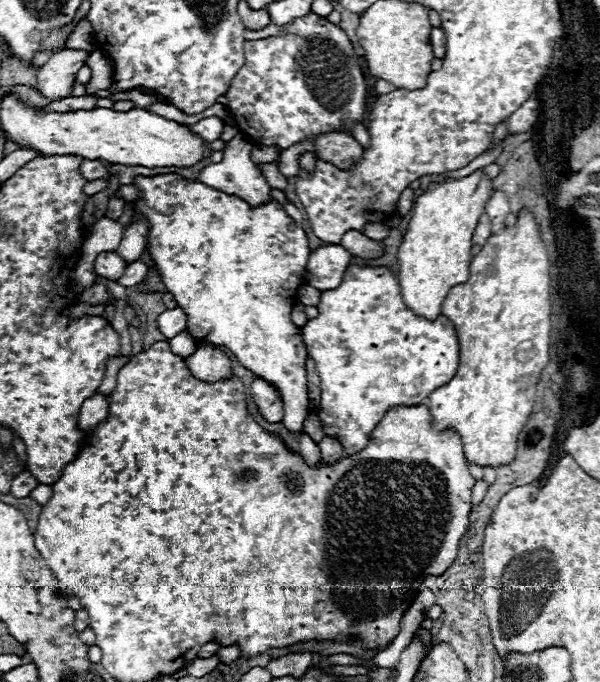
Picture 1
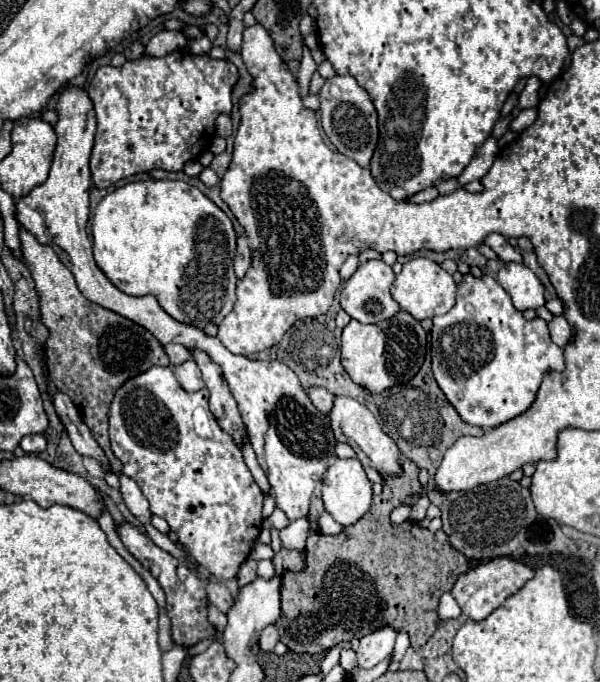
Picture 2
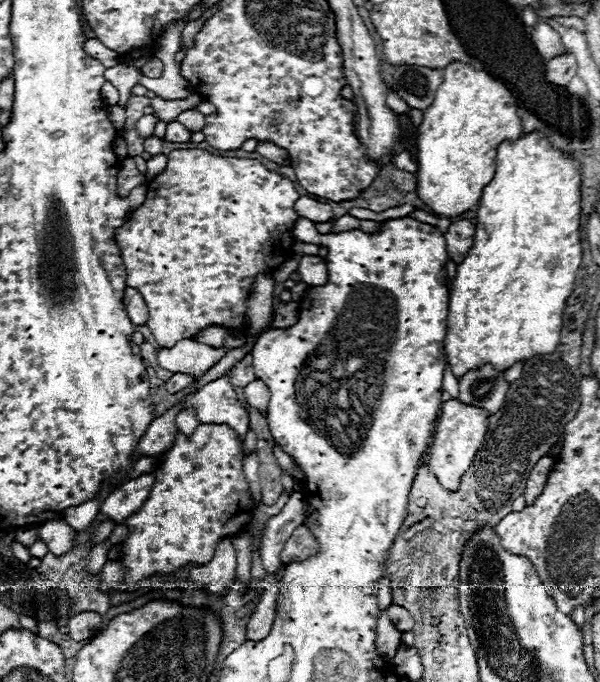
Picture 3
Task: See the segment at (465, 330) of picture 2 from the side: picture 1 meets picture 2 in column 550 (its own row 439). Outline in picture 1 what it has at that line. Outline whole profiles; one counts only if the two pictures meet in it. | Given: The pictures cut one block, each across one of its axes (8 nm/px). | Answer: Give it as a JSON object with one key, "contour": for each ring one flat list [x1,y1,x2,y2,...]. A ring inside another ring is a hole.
{"contour":[[348,266,342,284,334,290,322,292,318,310,320,314,302,326,308,356,314,360,320,376,322,394,318,416,322,420,324,434,336,436,348,456,366,448,372,430,390,406,420,404,456,374,460,348,452,322,444,316,438,316,434,322,416,316,402,302,398,280,388,268]]}

